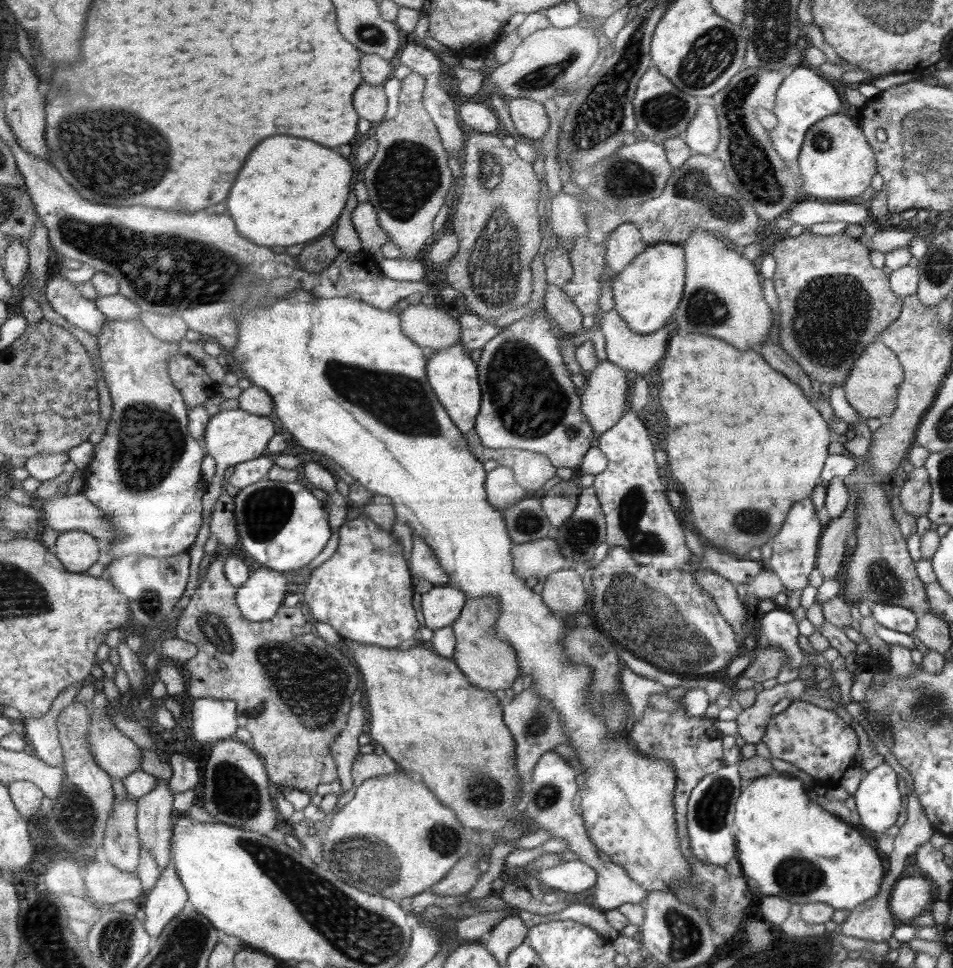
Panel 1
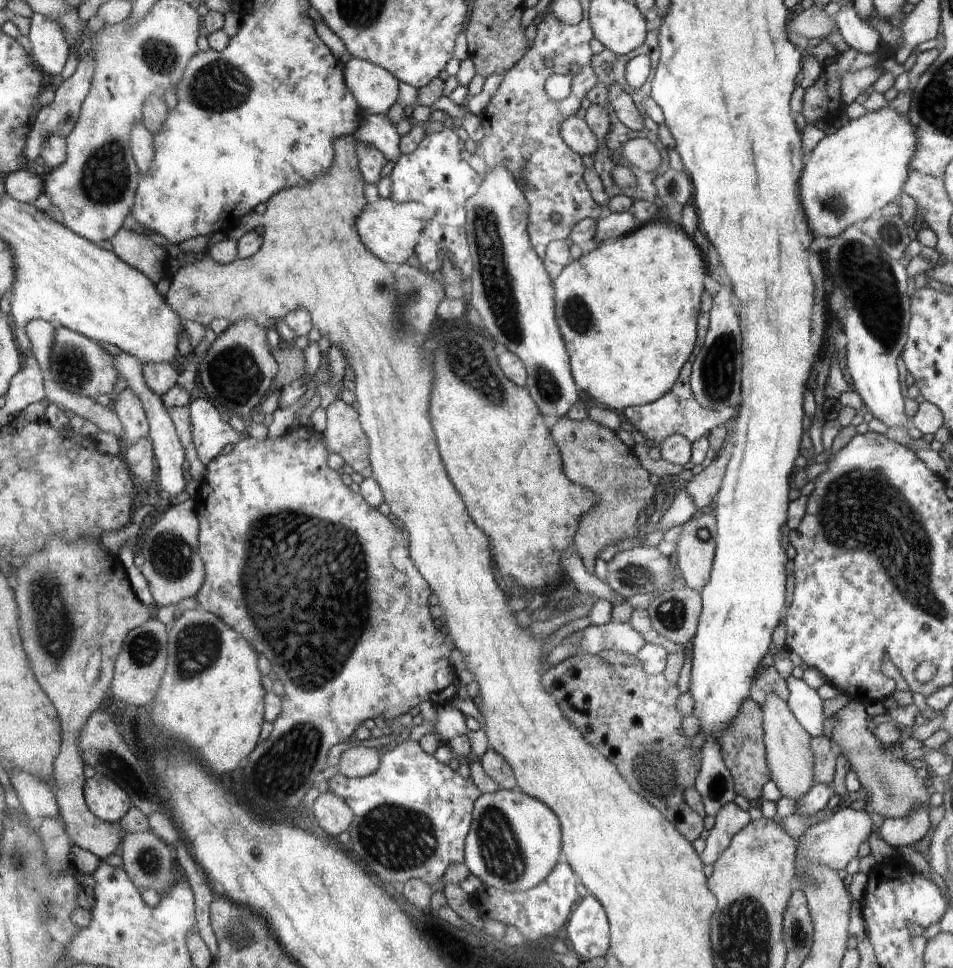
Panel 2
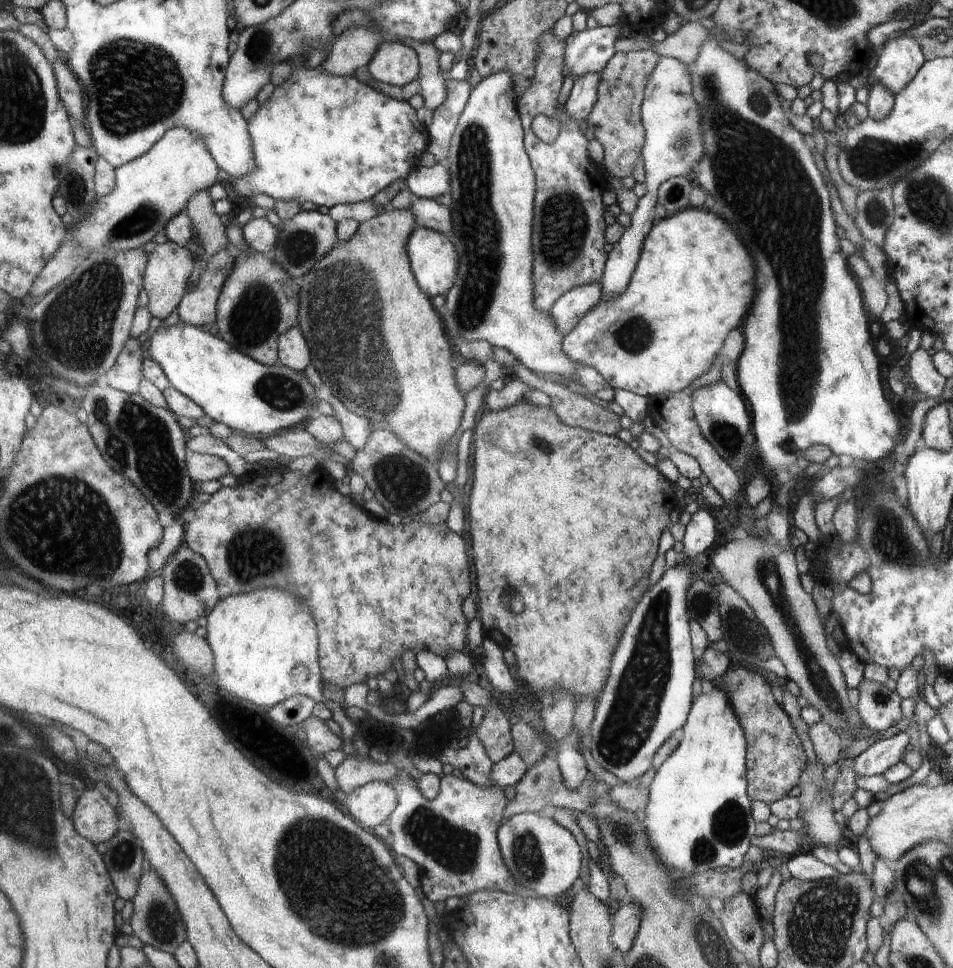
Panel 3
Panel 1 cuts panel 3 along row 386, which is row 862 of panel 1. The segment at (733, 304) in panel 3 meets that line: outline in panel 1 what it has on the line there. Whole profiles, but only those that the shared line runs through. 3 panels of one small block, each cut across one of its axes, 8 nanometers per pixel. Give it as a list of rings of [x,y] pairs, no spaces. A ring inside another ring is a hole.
[[[294,288],[294,291],[286,293],[280,301],[272,306],[256,305],[256,307],[238,307],[232,311],[232,318],[237,322],[236,334],[238,341],[236,347],[232,350],[236,364],[242,368],[246,378],[256,385],[258,388],[267,392],[271,397],[273,410],[282,424],[293,438],[297,440],[300,446],[314,450],[320,454],[330,456],[334,462],[337,462],[344,470],[358,481],[364,488],[367,488],[374,495],[387,496],[393,504],[394,510],[398,515],[398,519],[406,522],[411,530],[424,539],[424,544],[428,544],[428,548],[432,550],[432,554],[436,555],[438,562],[442,568],[448,573],[451,584],[460,589],[469,599],[479,599],[483,596],[496,597],[499,600],[499,617],[496,621],[497,637],[508,642],[512,648],[515,648],[517,659],[521,668],[520,676],[525,680],[535,684],[536,692],[541,699],[546,699],[552,703],[554,708],[560,713],[563,729],[569,738],[568,746],[576,751],[576,758],[580,762],[580,766],[584,767],[584,773],[579,774],[578,807],[579,815],[584,820],[584,829],[590,840],[595,844],[596,848],[602,853],[608,855],[610,861],[620,865],[632,878],[636,880],[636,884],[640,884],[647,893],[650,892],[666,892],[670,896],[676,897],[676,892],[680,888],[691,888],[692,893],[696,892],[694,881],[692,881],[693,872],[689,862],[684,858],[680,850],[680,839],[678,838],[678,824],[676,823],[676,809],[674,809],[673,796],[676,786],[676,768],[672,767],[670,761],[662,761],[662,759],[654,759],[654,757],[646,757],[640,755],[638,749],[632,745],[629,740],[627,730],[621,732],[609,732],[603,721],[603,712],[596,714],[587,704],[589,694],[589,684],[591,683],[591,668],[585,664],[573,664],[563,647],[563,638],[568,634],[570,629],[566,627],[564,616],[554,615],[554,611],[550,610],[543,601],[540,594],[534,593],[532,588],[528,587],[524,578],[520,578],[515,574],[512,548],[513,540],[508,536],[508,531],[505,525],[505,520],[501,510],[494,507],[488,502],[487,492],[485,489],[485,480],[487,472],[484,470],[483,463],[480,462],[469,450],[468,443],[465,439],[466,434],[463,433],[452,422],[446,410],[440,405],[435,392],[429,386],[426,372],[426,354],[420,349],[408,336],[404,336],[400,328],[401,319],[398,318],[398,311],[380,310],[374,308],[370,304],[352,298],[314,298],[312,293],[306,288]]]

